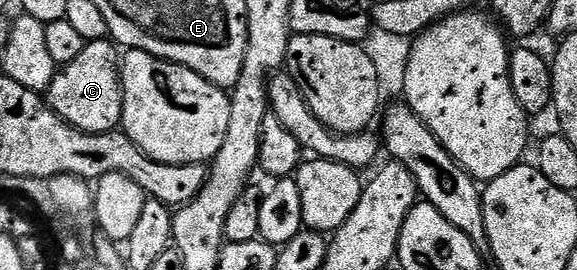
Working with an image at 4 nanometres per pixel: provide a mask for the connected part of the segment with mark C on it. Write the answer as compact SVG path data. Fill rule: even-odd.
M113 40L104 41L88 41L84 47L84 51L80 51L80 55L76 55L76 59L72 59L72 63L61 66L55 73L48 90L48 104L54 110L57 117L61 117L63 121L69 123L73 129L78 129L82 133L112 133L115 132L122 124L122 74L120 72L120 49Z

